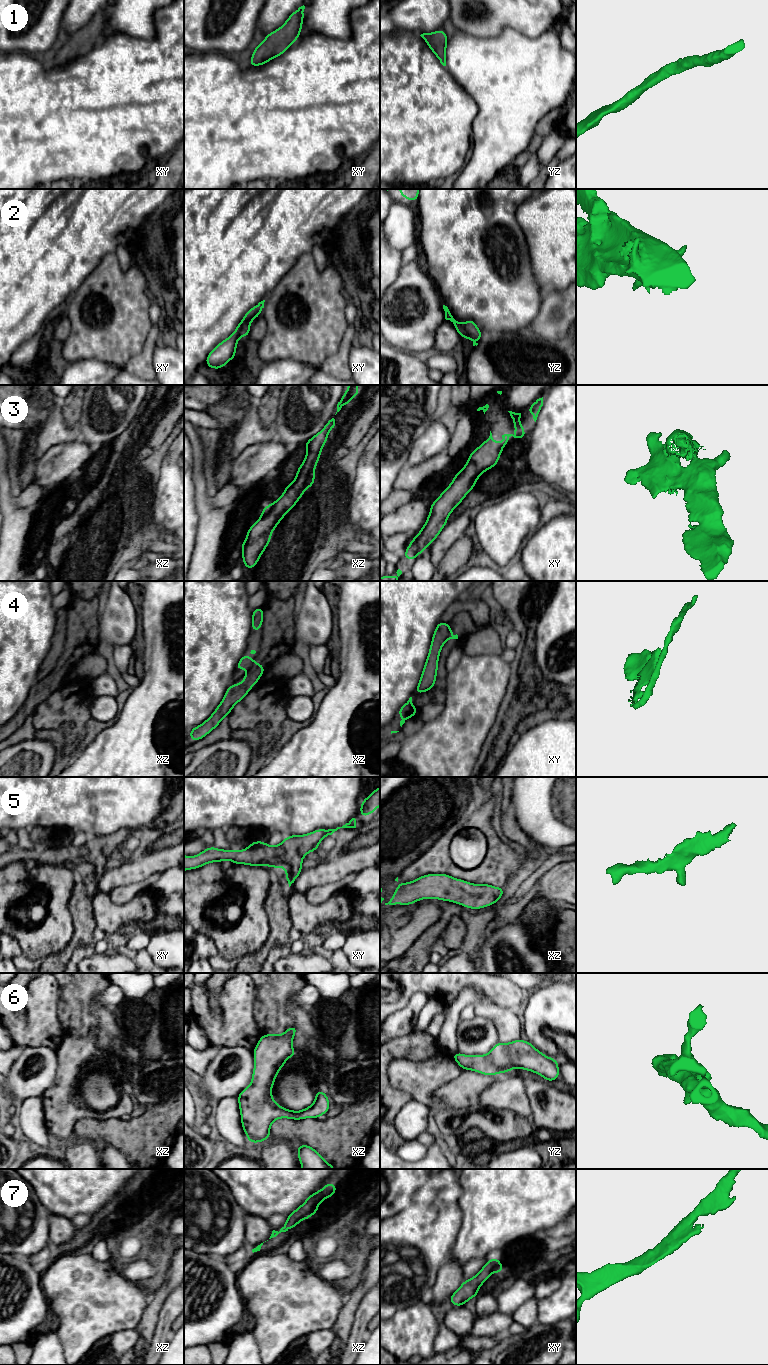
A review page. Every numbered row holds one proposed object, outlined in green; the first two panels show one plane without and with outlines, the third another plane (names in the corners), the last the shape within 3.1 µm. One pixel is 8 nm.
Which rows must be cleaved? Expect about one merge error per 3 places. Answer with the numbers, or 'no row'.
4

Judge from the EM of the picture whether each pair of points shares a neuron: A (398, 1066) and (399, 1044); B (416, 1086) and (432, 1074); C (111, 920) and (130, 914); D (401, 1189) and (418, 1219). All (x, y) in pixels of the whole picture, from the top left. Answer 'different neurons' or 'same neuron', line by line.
A: different neurons
B: same neuron
C: same neuron
D: different neurons

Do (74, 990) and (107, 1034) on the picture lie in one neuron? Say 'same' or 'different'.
same

